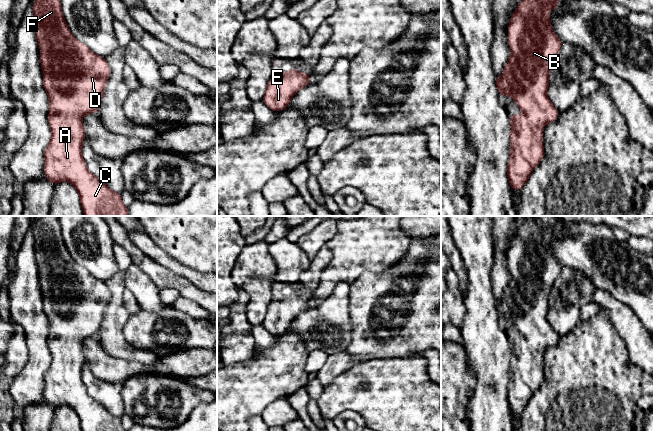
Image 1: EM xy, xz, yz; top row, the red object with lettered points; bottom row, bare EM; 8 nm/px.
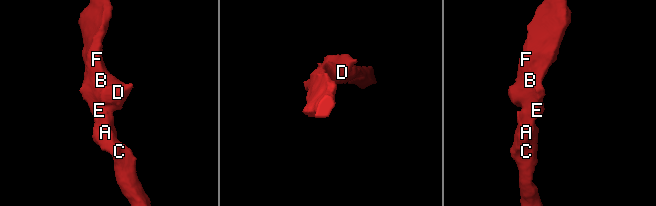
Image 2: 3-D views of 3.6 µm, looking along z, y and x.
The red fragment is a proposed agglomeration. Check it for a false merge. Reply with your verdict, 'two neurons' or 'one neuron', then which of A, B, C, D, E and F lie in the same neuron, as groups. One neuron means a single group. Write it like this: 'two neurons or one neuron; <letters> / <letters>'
one neuron; A B C D E F

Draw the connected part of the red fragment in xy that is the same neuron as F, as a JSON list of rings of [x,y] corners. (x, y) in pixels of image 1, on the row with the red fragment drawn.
[[[35,0],[33,11],[43,85],[49,97],[48,122],[52,132],[44,151],[46,178],[53,184],[63,181],[71,183],[79,193],[84,216],[127,216],[128,208],[123,204],[121,194],[93,175],[82,156],[82,144],[86,138],[82,117],[98,112],[110,75],[109,65],[105,58],[95,54],[72,35],[60,0]]]

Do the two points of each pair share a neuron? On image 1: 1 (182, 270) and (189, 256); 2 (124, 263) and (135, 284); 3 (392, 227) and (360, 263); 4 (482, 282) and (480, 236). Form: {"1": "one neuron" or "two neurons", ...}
{"1": "two neurons", "2": "two neurons", "3": "one neuron", "4": "one neuron"}

